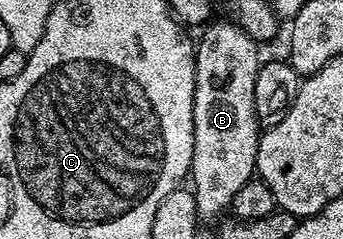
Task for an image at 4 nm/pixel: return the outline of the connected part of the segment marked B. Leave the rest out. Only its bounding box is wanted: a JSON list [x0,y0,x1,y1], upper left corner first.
[189,19,261,223]

